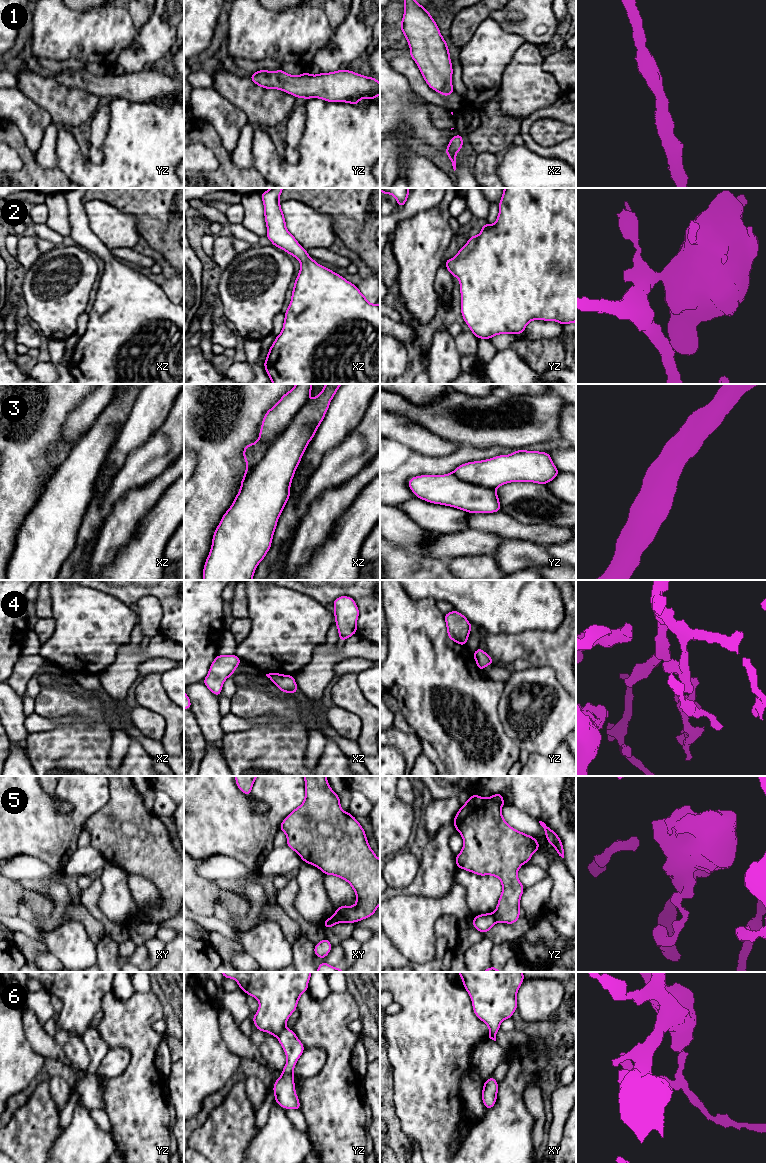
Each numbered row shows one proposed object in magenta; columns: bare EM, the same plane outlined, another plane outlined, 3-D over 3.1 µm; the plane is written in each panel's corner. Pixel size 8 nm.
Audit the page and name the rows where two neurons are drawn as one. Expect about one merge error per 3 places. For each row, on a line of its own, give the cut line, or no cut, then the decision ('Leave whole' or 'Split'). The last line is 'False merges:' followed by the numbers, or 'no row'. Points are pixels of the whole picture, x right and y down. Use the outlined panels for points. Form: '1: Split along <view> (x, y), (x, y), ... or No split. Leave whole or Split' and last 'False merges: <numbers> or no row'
1: No split. Leave whole
2: No split. Leave whole
3: Split along xz (308, 400), (268, 447), (263, 458), (244, 481), (233, 503). Split
4: No split. Leave whole
5: Split along xy (334, 913), (340, 922). Split
6: Split along yz (284, 1027), (277, 1036). Split
False merges: 3, 5, 6

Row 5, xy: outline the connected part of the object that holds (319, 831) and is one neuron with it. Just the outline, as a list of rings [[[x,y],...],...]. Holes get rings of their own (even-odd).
[[[303,776],[305,780],[305,798],[280,825],[280,831],[287,836],[287,846],[303,860],[319,868],[325,875],[334,875],[346,880],[356,894],[354,906],[342,905],[335,911],[340,923],[355,923],[375,914],[380,905],[380,859],[368,844],[363,827],[349,812],[342,810],[339,795],[330,787],[326,776]]]

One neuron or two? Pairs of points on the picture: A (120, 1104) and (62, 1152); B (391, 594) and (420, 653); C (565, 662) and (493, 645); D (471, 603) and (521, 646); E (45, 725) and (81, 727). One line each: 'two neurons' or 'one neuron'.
A: two neurons
B: one neuron
C: one neuron
D: two neurons
E: two neurons

